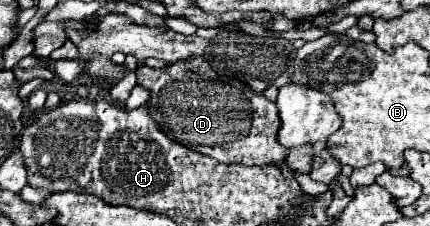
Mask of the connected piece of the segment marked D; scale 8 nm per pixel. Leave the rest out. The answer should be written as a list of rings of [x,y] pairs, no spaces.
[[[183,60],[183,64],[171,64],[161,70],[139,66],[135,72],[137,84],[145,86],[151,92],[151,98],[147,102],[151,118],[163,128],[163,132],[167,132],[167,136],[173,136],[173,140],[177,140],[179,144],[225,164],[277,164],[287,158],[289,148],[277,142],[277,132],[281,124],[277,106],[269,102],[263,94],[251,94],[251,90],[239,84],[239,80],[219,80],[219,76],[215,76],[205,60]]]

